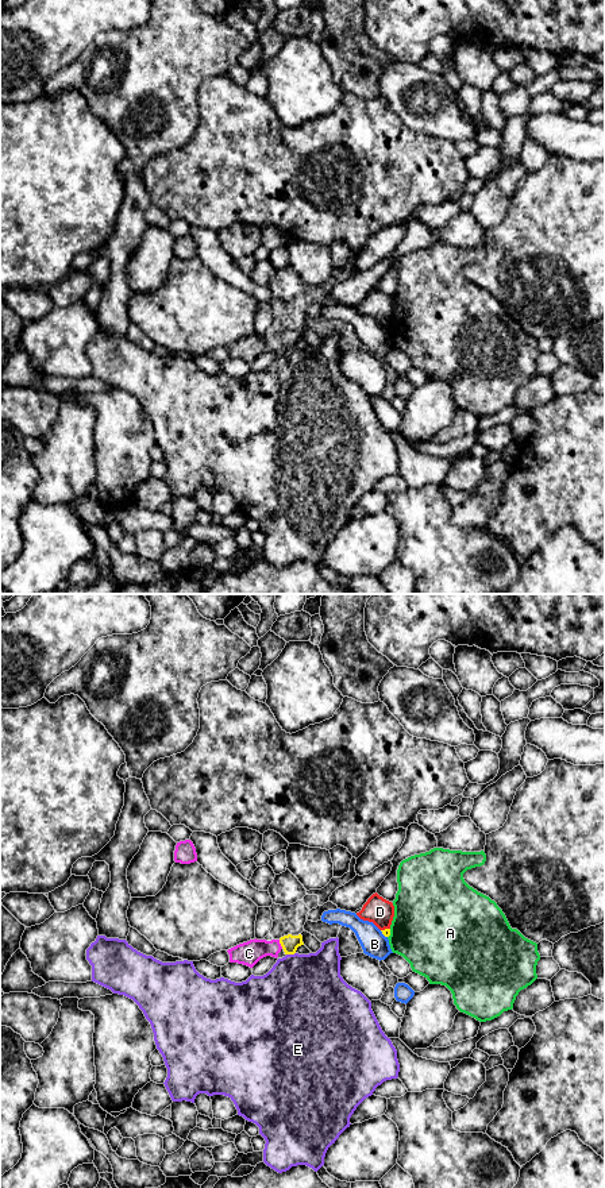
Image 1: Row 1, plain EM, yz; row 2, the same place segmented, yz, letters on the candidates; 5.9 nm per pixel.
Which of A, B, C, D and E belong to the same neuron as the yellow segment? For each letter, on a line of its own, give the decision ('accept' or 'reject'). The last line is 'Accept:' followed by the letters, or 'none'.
A: reject
B: reject
C: accept
D: reject
E: reject
Accept: C

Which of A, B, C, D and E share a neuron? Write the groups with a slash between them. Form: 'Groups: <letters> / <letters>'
Groups: A / B / C / D / E

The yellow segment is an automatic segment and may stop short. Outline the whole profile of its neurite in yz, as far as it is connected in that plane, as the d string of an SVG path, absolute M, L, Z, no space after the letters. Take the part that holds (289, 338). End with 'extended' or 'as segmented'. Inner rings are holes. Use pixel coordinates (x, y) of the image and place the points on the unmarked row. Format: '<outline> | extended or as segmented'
M284 331L280 335L250 335L228 344L230 358L238 358L253 363L261 354L266 351L278 352L281 346L285 350L294 350L297 343L304 340L302 331Z | extended

